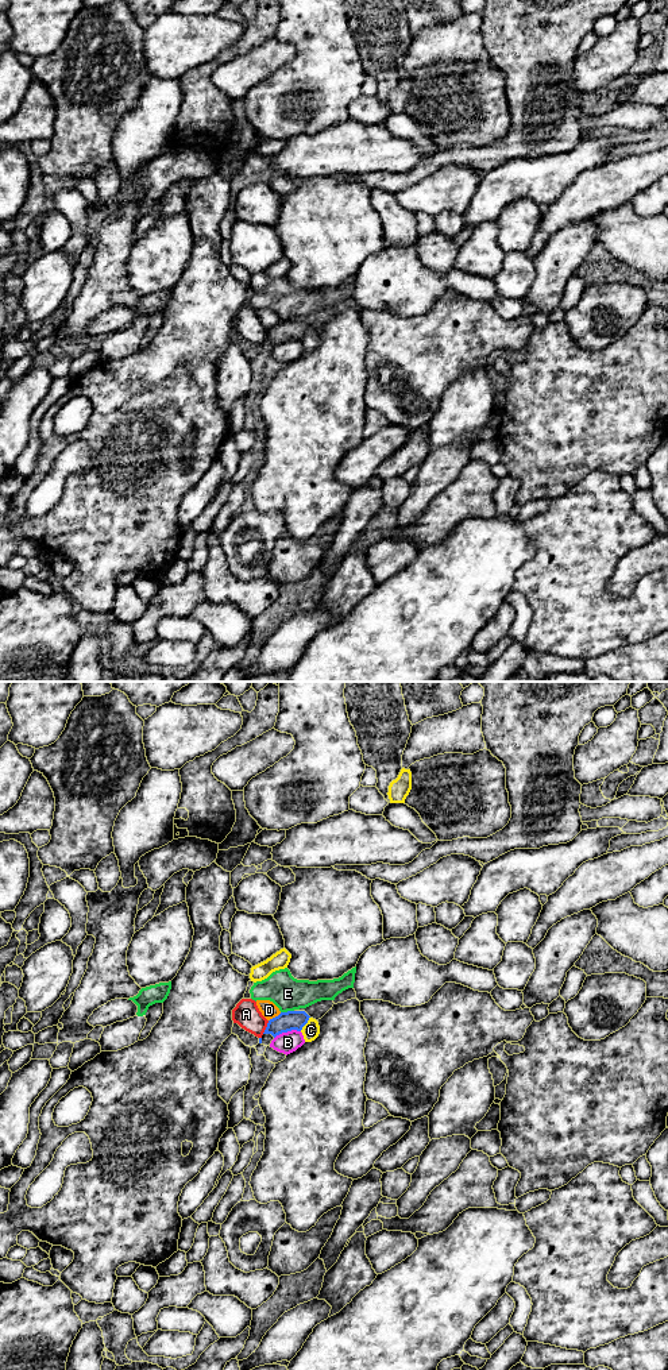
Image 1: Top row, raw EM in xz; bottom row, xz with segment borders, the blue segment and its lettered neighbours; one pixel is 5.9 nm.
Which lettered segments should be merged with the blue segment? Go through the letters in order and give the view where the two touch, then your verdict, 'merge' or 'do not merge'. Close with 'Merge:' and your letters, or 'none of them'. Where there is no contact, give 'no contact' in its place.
A: contact in xz; do not merge
B: contact in xz; do not merge
C: contact in xz; do not merge
D: contact in xz; do not merge
E: contact in xz; do not merge
Merge: none of them

